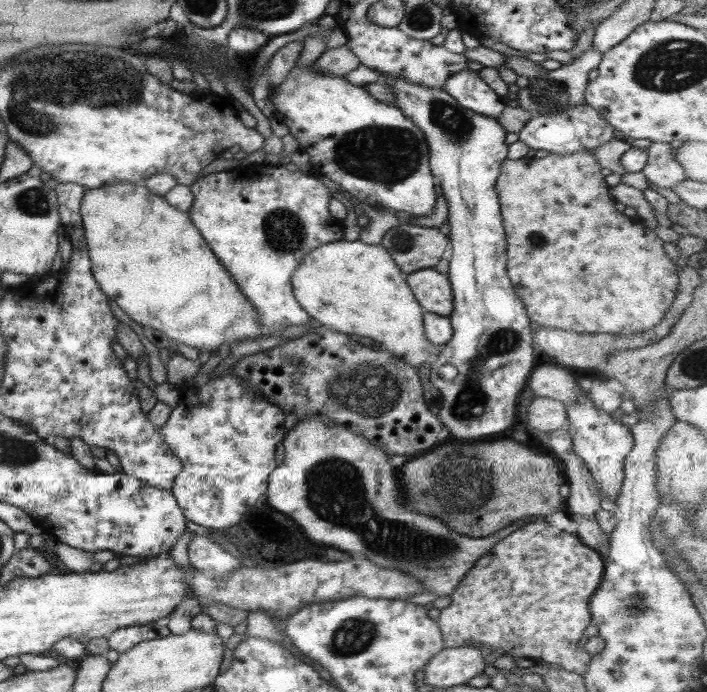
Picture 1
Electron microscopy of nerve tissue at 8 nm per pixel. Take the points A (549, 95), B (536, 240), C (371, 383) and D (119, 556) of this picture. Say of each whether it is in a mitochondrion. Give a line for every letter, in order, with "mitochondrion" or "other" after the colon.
A: mitochondrion
B: mitochondrion
C: mitochondrion
D: other

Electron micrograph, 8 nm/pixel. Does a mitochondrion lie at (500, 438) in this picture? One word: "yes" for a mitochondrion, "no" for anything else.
no

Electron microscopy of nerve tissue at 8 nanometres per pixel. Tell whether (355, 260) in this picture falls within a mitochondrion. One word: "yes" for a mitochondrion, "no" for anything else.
no

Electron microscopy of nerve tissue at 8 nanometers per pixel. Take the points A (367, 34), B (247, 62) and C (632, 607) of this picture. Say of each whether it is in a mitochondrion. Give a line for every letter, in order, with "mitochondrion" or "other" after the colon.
A: other
B: other
C: mitochondrion

